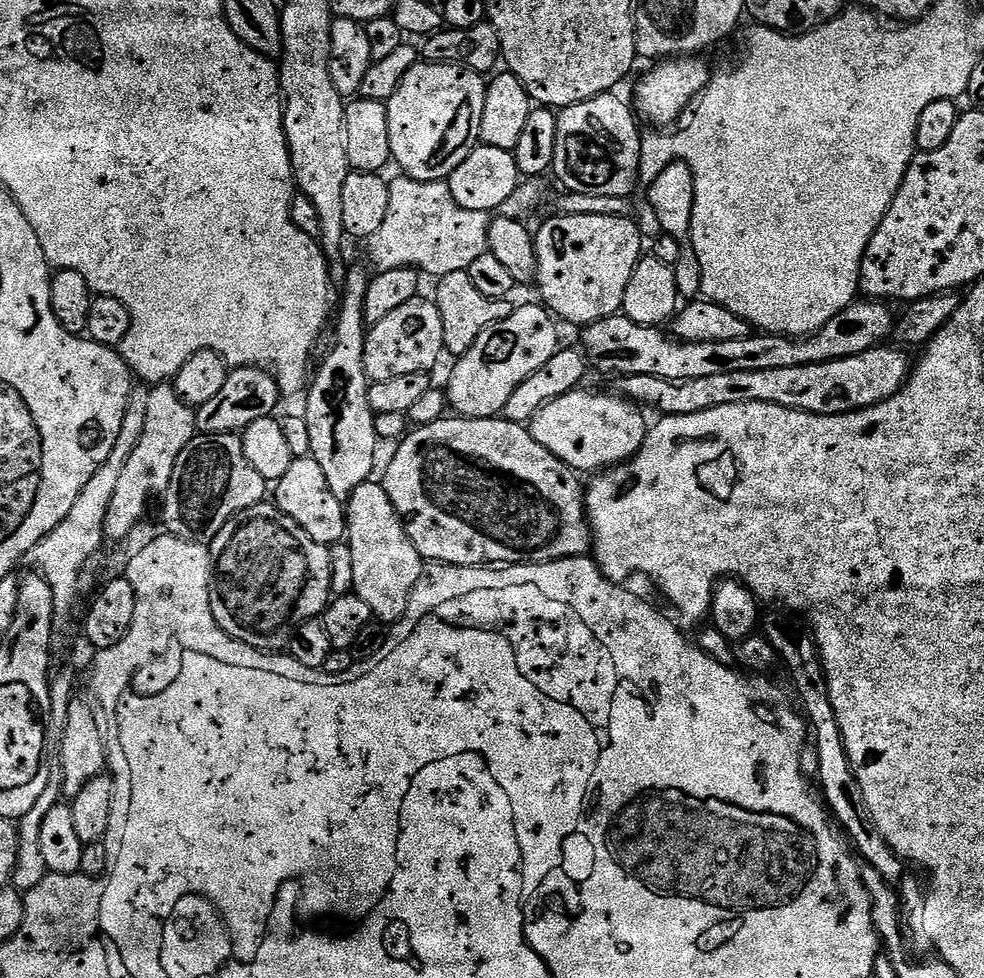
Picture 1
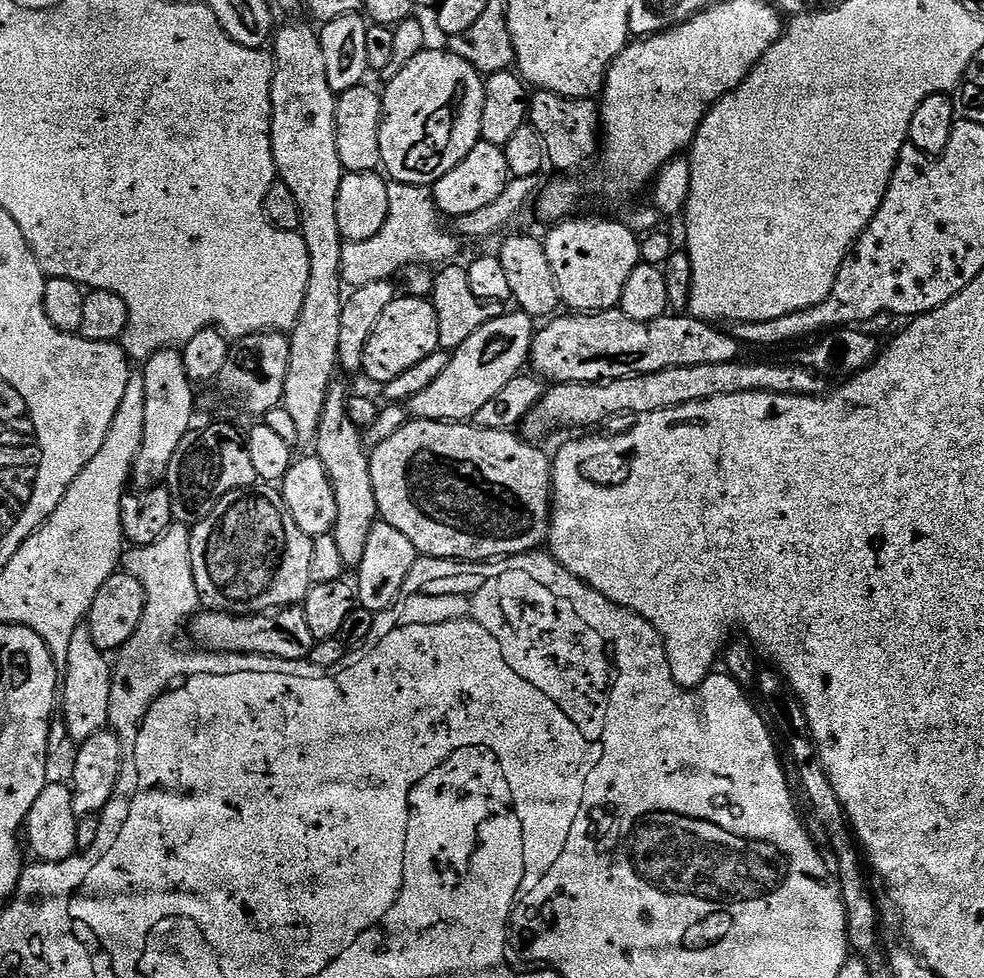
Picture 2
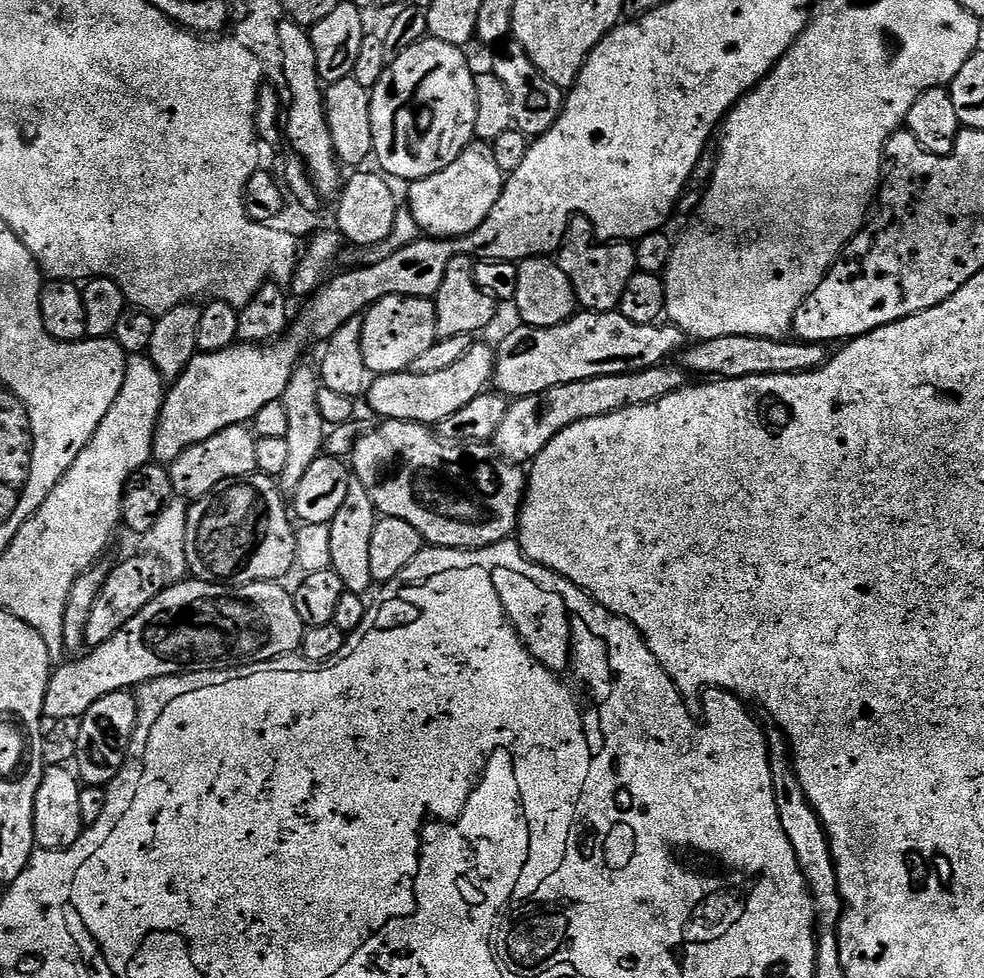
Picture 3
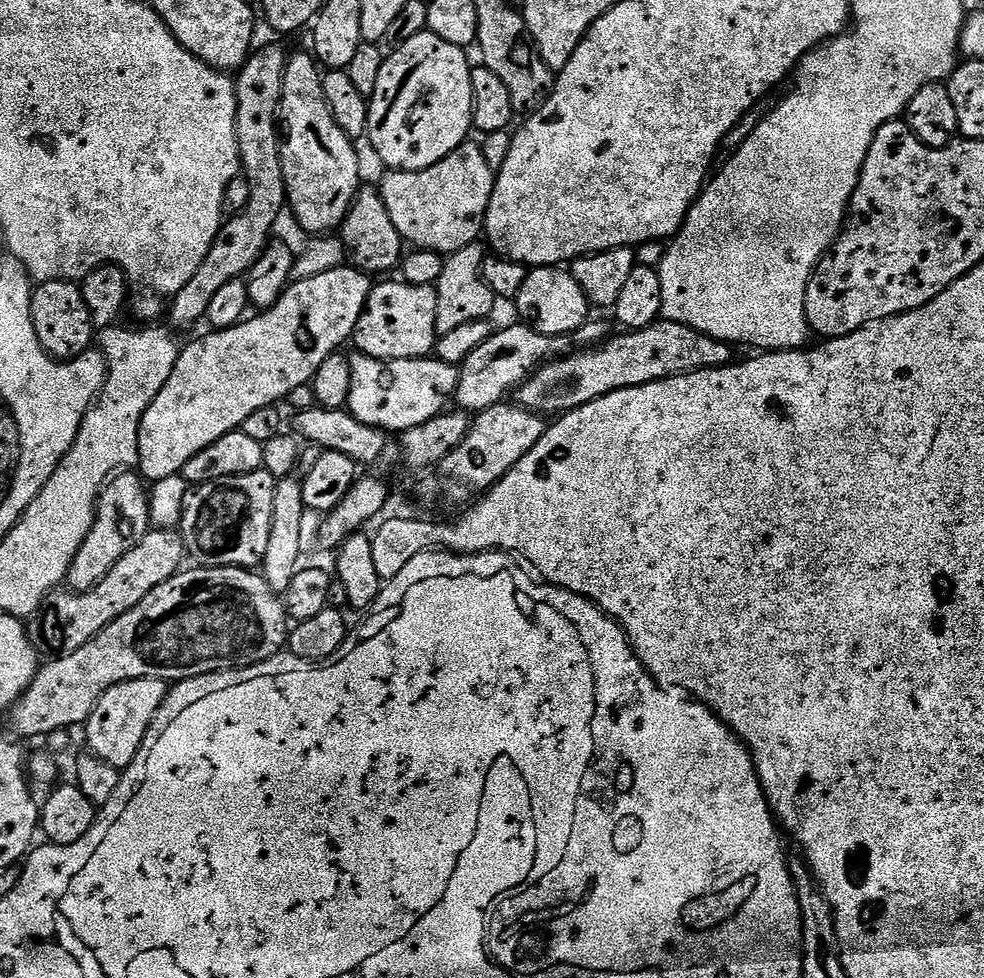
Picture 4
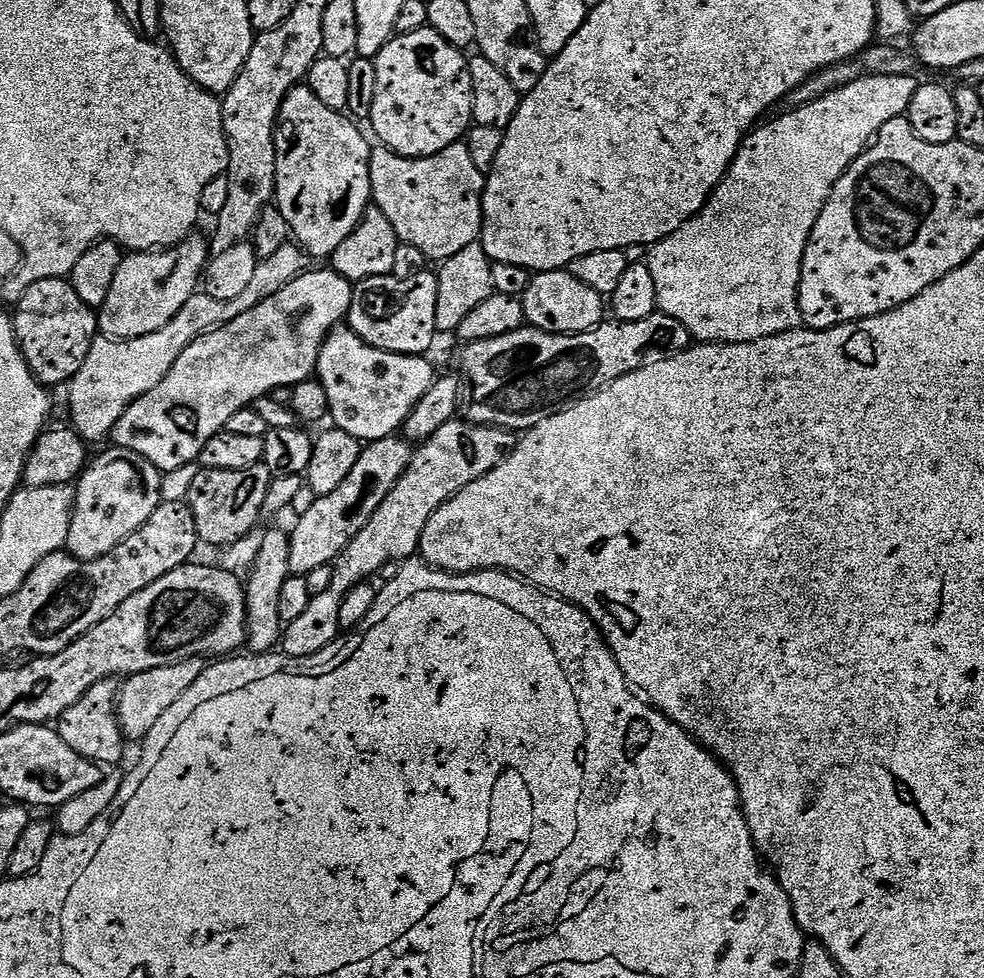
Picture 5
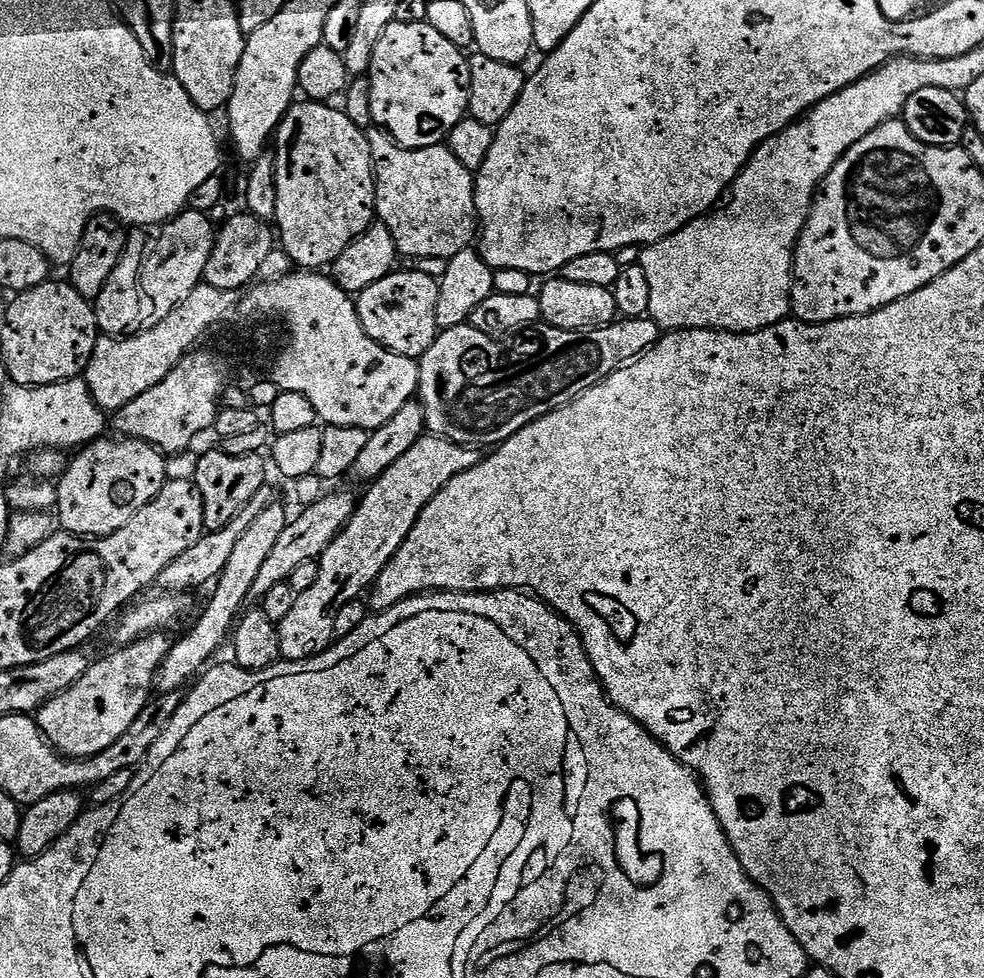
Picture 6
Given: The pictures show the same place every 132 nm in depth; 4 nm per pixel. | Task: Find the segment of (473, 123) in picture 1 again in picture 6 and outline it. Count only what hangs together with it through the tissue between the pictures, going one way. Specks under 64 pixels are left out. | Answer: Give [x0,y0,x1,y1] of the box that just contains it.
[366,20,470,148]

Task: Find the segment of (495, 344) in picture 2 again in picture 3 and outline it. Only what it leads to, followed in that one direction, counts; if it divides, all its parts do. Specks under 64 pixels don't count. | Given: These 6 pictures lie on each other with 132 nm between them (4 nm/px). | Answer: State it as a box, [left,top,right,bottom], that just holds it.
[366,342,495,426]

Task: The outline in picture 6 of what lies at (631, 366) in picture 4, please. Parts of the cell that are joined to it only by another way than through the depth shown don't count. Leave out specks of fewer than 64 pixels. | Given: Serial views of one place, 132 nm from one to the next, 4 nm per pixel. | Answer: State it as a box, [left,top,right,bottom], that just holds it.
[418,318,662,446]

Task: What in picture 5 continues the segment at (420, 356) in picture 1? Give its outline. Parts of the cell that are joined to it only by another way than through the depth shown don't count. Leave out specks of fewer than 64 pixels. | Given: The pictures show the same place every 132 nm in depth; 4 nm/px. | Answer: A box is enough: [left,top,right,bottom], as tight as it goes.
[347,272,438,356]

